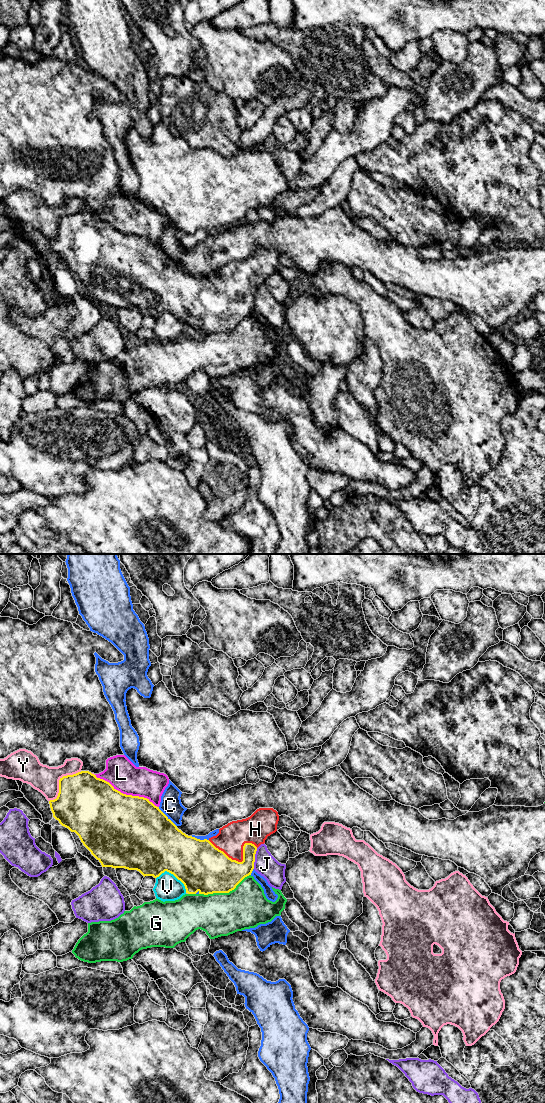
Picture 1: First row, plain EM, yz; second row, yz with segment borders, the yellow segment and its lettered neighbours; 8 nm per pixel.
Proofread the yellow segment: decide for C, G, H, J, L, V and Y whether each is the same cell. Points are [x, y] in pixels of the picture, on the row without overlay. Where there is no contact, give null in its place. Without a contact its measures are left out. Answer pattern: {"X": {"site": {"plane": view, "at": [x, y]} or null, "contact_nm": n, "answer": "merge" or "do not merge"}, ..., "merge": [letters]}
{"C": {"site": {"plane": "yz", "at": [167, 257]}, "contact_nm": 220, "answer": "do not merge"}, "G": {"site": {"plane": "yz", "at": [224, 332]}, "contact_nm": 440, "answer": "do not merge"}, "H": {"site": {"plane": "yz", "at": [240, 302]}, "contact_nm": 400, "answer": "merge"}, "J": {"site": {"plane": "yz", "at": [254, 298]}, "contact_nm": 170, "answer": "do not merge"}, "L": {"site": {"plane": "yz", "at": [125, 234]}, "contact_nm": 600, "answer": "do not merge"}, "V": {"site": {"plane": "yz", "at": [174, 315]}, "contact_nm": 280, "answer": "do not merge"}, "Y": {"site": {"plane": "yz", "at": [59, 222]}, "contact_nm": 340, "answer": "do not merge"}, "merge": ["H"]}

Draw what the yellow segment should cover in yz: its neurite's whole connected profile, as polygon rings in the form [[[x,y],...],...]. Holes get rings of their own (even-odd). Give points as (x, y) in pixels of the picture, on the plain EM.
[[[81,211],[73,215],[63,216],[59,220],[59,233],[56,239],[49,241],[53,257],[59,261],[59,263],[68,268],[71,272],[75,272],[83,285],[91,292],[91,294],[101,303],[102,307],[112,308],[125,308],[128,310],[137,310],[144,317],[153,316],[159,317],[165,311],[173,314],[178,320],[180,320],[186,329],[188,334],[213,334],[213,333],[229,333],[234,330],[236,326],[247,316],[251,315],[254,309],[255,294],[257,288],[265,283],[268,276],[277,271],[277,264],[279,261],[279,255],[273,248],[259,248],[250,257],[242,260],[232,261],[227,265],[219,269],[219,273],[211,278],[200,280],[192,276],[188,276],[177,268],[177,266],[149,239],[139,236],[126,235],[116,230],[109,222],[97,218],[96,215],[89,211]]]

